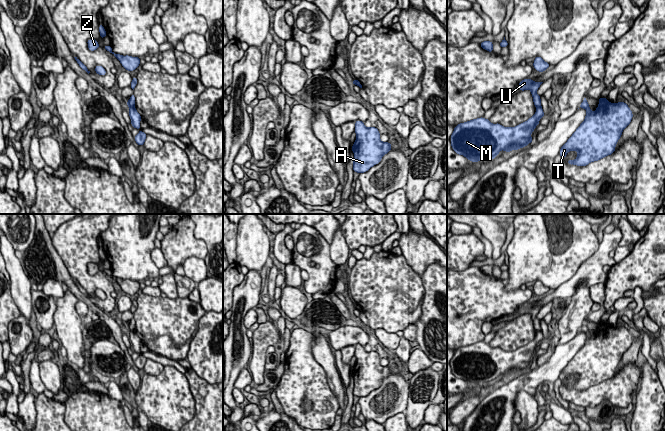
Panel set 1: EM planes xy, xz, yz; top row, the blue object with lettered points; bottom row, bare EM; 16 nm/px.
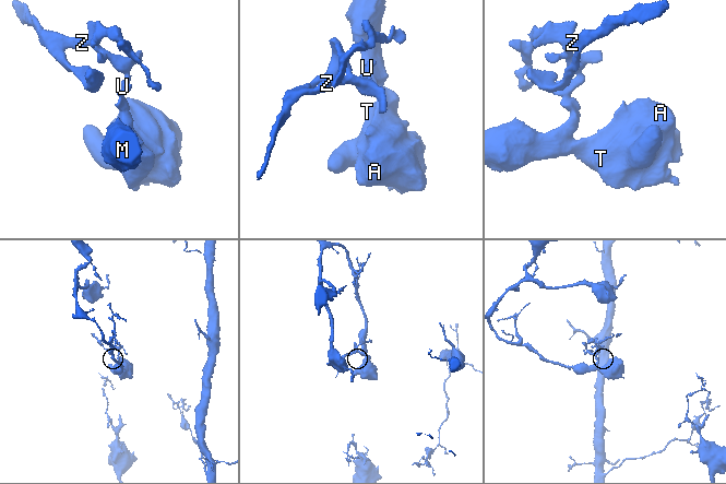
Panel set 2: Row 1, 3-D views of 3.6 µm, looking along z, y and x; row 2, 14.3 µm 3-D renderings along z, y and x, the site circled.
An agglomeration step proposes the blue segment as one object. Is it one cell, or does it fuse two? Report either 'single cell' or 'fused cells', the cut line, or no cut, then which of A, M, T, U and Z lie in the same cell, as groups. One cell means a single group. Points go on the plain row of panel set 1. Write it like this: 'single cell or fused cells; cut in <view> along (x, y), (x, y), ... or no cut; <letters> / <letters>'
fused cells; cut in xy along (134, 329), (129, 331); A M T / U Z

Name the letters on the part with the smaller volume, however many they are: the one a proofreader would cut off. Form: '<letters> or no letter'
U, Z

